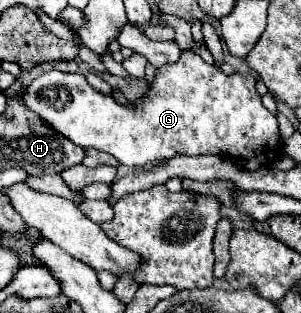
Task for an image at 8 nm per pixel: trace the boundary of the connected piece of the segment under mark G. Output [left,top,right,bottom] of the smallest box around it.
[23,50,281,168]

